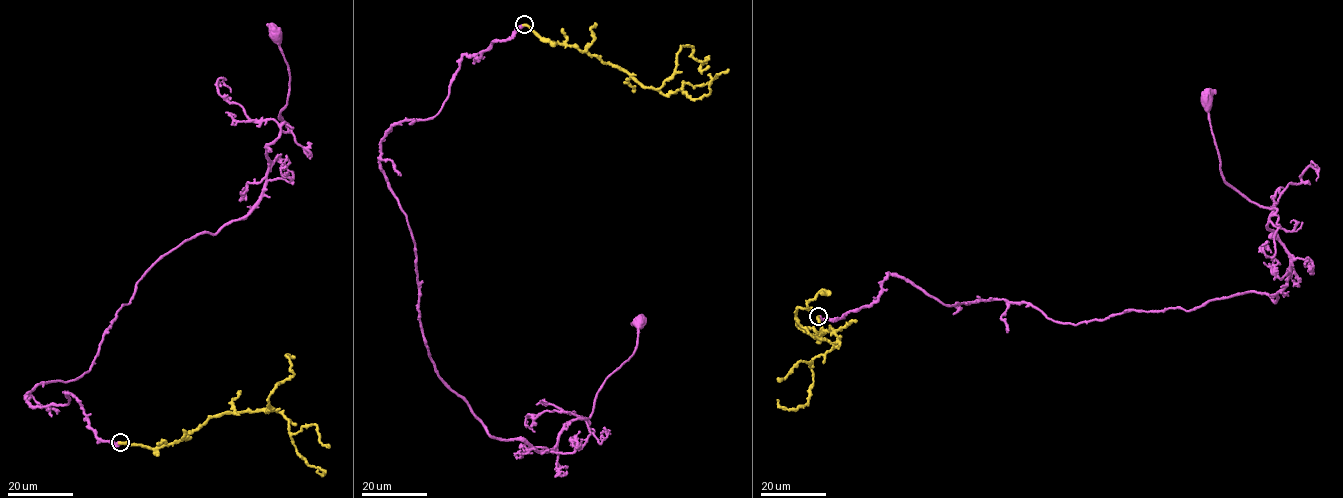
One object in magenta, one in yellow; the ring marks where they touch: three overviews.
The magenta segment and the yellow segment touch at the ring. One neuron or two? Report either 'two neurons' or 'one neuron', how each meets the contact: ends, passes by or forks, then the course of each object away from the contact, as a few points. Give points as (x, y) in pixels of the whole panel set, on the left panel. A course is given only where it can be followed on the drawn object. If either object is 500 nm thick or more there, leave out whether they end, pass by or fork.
one neuron; magenta runs (120, 443), (68, 391), (25, 396), (89, 370), (146, 273), (262, 195), (289, 91), (274, 33); yellow runs (120, 443), (159, 448), (178, 443), (213, 416), (273, 410), (268, 398), (293, 372), (286, 355), (294, 357)

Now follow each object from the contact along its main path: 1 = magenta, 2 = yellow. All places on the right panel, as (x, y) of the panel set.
1: (818, 317), (870, 305), (888, 273), (1075, 324), (1275, 302), (1276, 210), (1223, 179), (1207, 99)
2: (818, 317), (817, 337), (831, 328), (836, 342), (812, 336), (796, 316), (818, 292), (827, 295), (820, 293)

